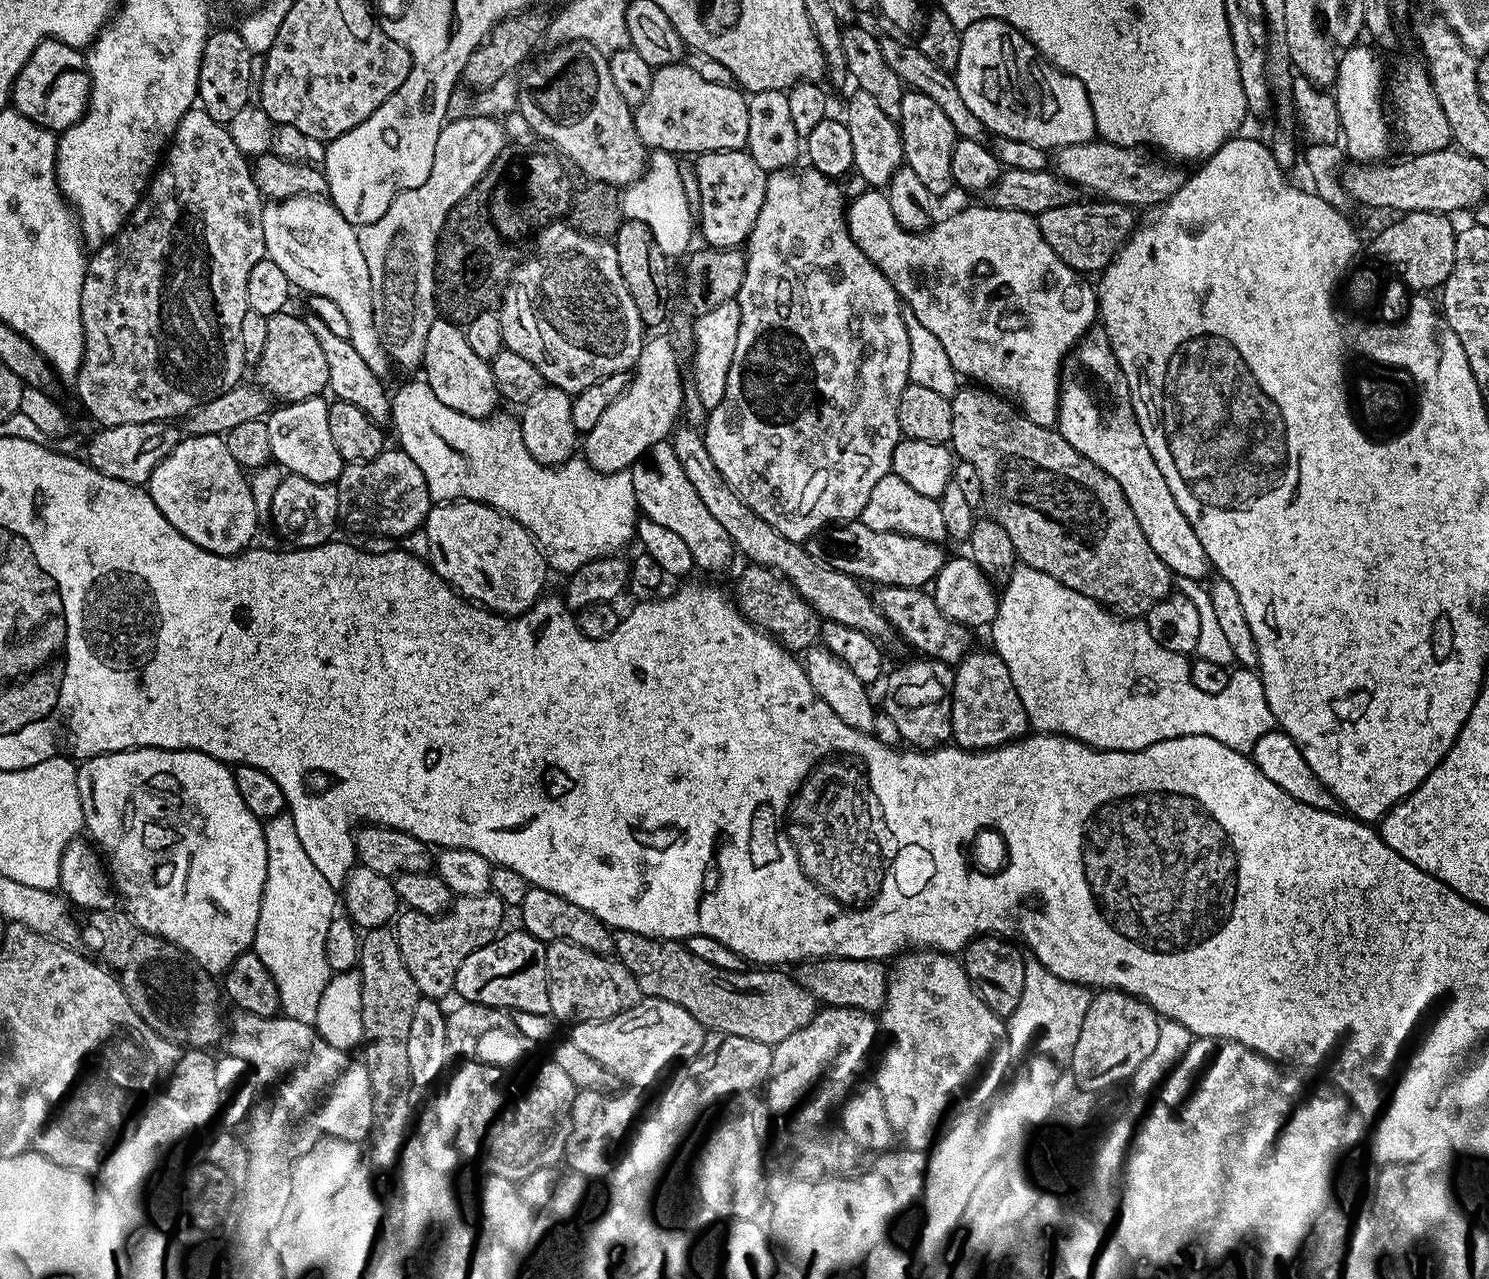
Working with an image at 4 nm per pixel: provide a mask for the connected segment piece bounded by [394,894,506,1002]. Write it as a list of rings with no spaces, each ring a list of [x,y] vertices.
[[[485,894],[459,897],[447,912],[439,916],[404,910],[395,917],[398,950],[402,950],[402,962],[406,962],[406,970],[410,970],[421,997],[440,1002],[443,996],[453,995],[458,966],[466,962],[475,948],[486,946],[496,939],[501,931],[504,912],[506,905],[497,896]]]

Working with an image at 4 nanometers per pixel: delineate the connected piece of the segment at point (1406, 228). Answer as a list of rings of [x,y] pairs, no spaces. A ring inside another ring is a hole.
[[[1410,212],[1396,218],[1376,238],[1374,244],[1394,264],[1402,264],[1405,284],[1418,294],[1443,287],[1454,266],[1457,229],[1443,212]]]

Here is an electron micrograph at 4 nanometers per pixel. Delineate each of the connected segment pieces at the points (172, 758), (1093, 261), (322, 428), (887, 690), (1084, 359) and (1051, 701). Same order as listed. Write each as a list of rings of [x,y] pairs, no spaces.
[[[133,746],[125,752],[102,752],[91,755],[77,767],[78,794],[84,807],[84,828],[95,847],[106,857],[106,867],[117,893],[124,895],[124,904],[133,924],[145,928],[177,944],[185,954],[194,958],[207,972],[223,974],[237,954],[249,951],[254,944],[254,930],[260,917],[260,894],[266,882],[266,842],[262,838],[262,822],[244,808],[242,794],[236,792],[234,778],[221,761],[206,758],[205,753],[191,750],[143,750]]]
[[[1103,198],[1095,202],[1097,204],[1077,202],[1054,206],[1054,210],[1046,210],[1036,217],[1038,230],[1042,238],[1046,238],[1050,250],[1054,250],[1054,254],[1058,254],[1062,262],[1066,262],[1075,272],[1081,274],[1103,272],[1138,224],[1137,213],[1127,204],[1116,204]]]
[[[323,395],[311,396],[273,407],[266,417],[270,430],[270,450],[272,460],[285,473],[310,478],[310,482],[319,484],[336,484],[346,462],[334,447],[334,438],[330,435],[329,401],[324,399]]]
[[[916,658],[913,664],[904,664],[887,673],[884,684],[882,711],[898,725],[898,734],[905,745],[916,750],[931,750],[947,745],[952,740],[952,677],[954,668],[931,658]]]
[[[1093,326],[1080,337],[1079,344],[1072,349],[1070,360],[1077,364],[1063,373],[1060,386],[1060,404],[1056,407],[1056,423],[1060,436],[1078,450],[1094,466],[1098,466],[1118,486],[1122,486],[1122,494],[1126,494],[1126,502],[1130,502],[1130,510],[1134,510],[1134,518],[1138,518],[1138,526],[1142,526],[1142,534],[1146,534],[1146,542],[1150,542],[1150,550],[1166,562],[1166,566],[1175,575],[1203,581],[1204,575],[1210,572],[1208,555],[1202,550],[1202,542],[1198,542],[1198,534],[1190,526],[1190,522],[1178,510],[1178,502],[1174,502],[1174,494],[1170,494],[1170,486],[1166,486],[1166,478],[1162,478],[1162,470],[1154,462],[1150,450],[1146,446],[1146,438],[1142,438],[1142,430],[1136,421],[1134,406],[1130,398],[1130,386],[1126,382],[1126,374],[1122,374],[1122,366],[1118,366],[1118,358],[1112,352],[1112,344],[1103,327]]]
[[[1017,563],[1010,574],[1008,583],[1003,585],[998,596],[998,607],[996,616],[992,619],[990,631],[992,631],[992,644],[997,656],[1006,662],[1006,670],[1010,670],[1010,678],[1014,682],[1014,690],[1018,690],[1018,698],[1022,698],[1022,706],[1028,715],[1029,725],[1037,733],[1051,734],[1053,736],[1069,736],[1072,740],[1080,740],[1083,744],[1088,744],[1102,752],[1137,752],[1143,748],[1154,746],[1163,740],[1170,738],[1182,738],[1183,736],[1209,736],[1235,752],[1251,753],[1252,748],[1266,733],[1273,731],[1277,727],[1274,714],[1270,714],[1270,702],[1266,702],[1266,690],[1264,683],[1260,681],[1259,671],[1251,668],[1237,667],[1229,675],[1226,690],[1222,694],[1202,694],[1198,686],[1190,678],[1190,660],[1185,653],[1166,650],[1166,646],[1158,646],[1154,634],[1150,634],[1147,623],[1140,618],[1129,618],[1121,616],[1100,604],[1094,598],[1086,598],[1086,594],[1078,594],[1078,590],[1070,590],[1057,580],[1045,579],[1044,589],[1040,592],[1040,580],[1042,574],[1034,570],[1034,566]]]

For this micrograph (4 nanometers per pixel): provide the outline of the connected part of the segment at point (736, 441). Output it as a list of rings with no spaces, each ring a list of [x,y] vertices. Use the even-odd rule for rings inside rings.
[[[804,166],[801,172],[796,171],[779,168],[768,173],[766,196],[746,241],[745,277],[742,278],[740,292],[735,296],[740,308],[740,325],[738,346],[734,346],[734,362],[730,362],[730,374],[726,378],[726,394],[722,394],[722,402],[709,411],[702,435],[715,466],[734,494],[738,494],[738,498],[742,498],[742,502],[746,502],[746,506],[762,518],[762,522],[770,522],[778,534],[786,534],[786,538],[797,542],[806,542],[822,528],[855,521],[870,499],[870,490],[874,490],[883,476],[891,473],[892,455],[896,443],[902,439],[898,426],[898,398],[910,382],[910,336],[906,334],[902,301],[894,286],[886,274],[882,274],[882,270],[878,270],[878,266],[862,254],[854,238],[850,238],[846,196],[844,200],[836,185],[839,183],[811,166]]]

